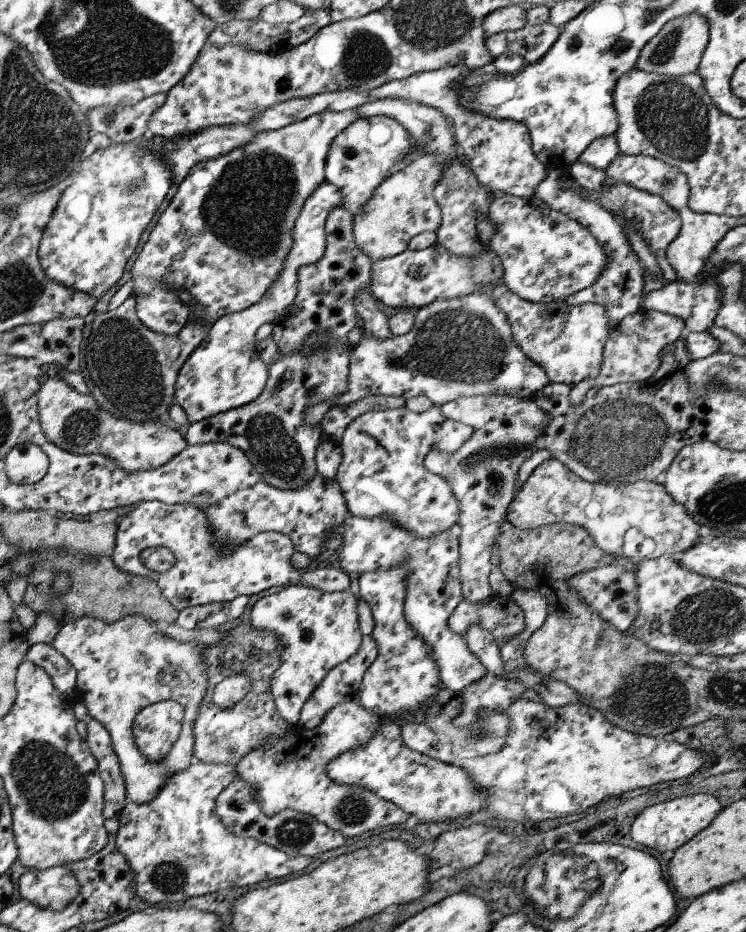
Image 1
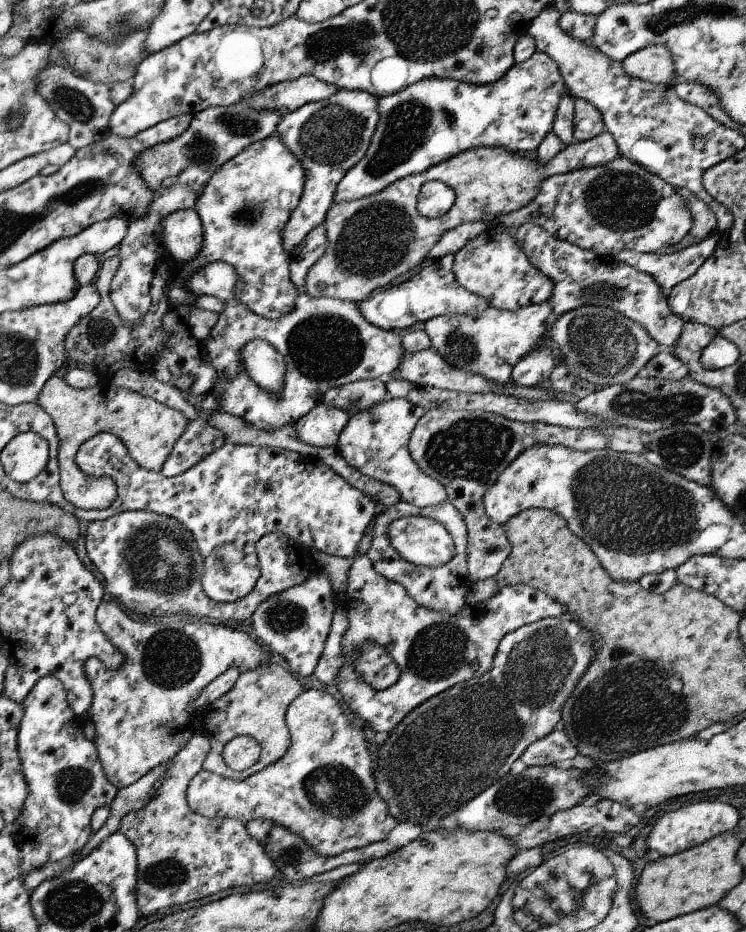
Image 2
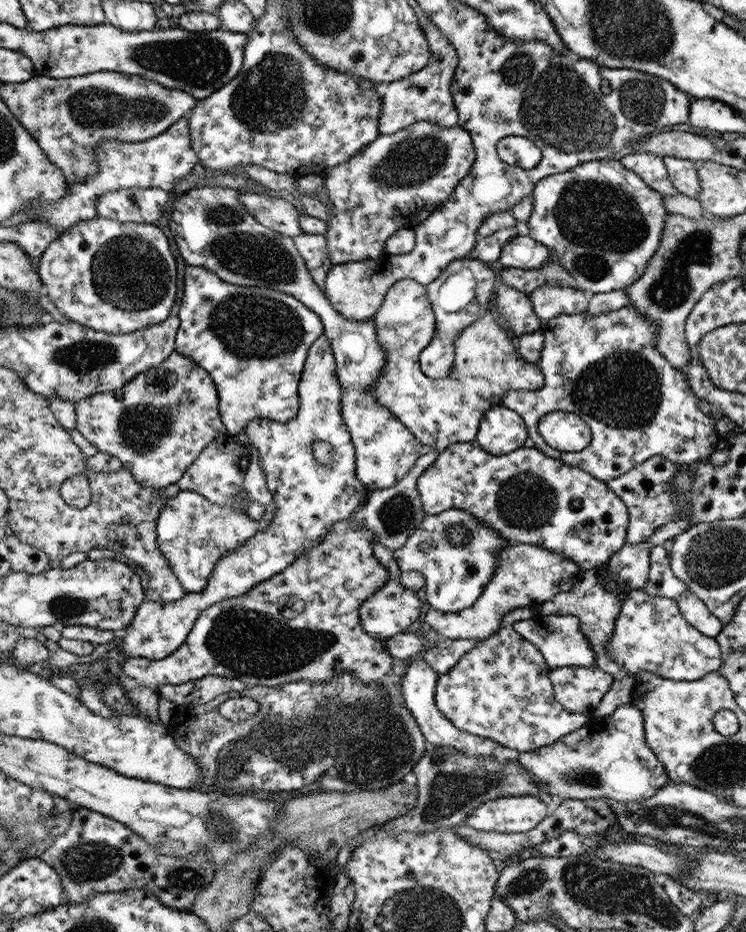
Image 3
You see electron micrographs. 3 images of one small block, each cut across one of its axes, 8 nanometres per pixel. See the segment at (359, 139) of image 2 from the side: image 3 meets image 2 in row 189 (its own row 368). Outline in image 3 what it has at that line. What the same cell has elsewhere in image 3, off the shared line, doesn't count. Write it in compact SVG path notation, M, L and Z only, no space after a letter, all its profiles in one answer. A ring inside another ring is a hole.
M321 334L311 343L302 369L297 415L285 423L254 419L242 431L249 440L249 447L259 454L266 485L273 496L275 516L270 526L247 539L243 546L227 551L215 563L205 590L186 593L173 602L143 601L131 619L131 628L124 628L119 634L122 658L161 660L177 651L203 609L220 600L242 595L259 581L286 570L301 553L318 546L334 523L349 519L367 503L371 491L355 476L354 445L341 407L343 394L334 357L325 335ZM315 442L331 446L331 459L327 463L315 463Z

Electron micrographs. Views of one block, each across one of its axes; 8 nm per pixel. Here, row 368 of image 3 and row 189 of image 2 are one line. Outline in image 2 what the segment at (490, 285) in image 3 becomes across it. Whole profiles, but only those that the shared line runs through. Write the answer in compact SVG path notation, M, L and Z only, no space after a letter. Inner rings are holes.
M428 181L418 191L416 211L432 219L441 216L454 202L454 193L449 186L438 181Z

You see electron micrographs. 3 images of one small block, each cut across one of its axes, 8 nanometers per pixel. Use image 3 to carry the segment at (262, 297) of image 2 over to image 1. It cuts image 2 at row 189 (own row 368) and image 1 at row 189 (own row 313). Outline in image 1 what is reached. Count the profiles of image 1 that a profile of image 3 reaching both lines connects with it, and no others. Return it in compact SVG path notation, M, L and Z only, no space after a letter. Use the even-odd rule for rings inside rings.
M353 109L320 112L319 114L309 116L309 118L305 120L288 124L286 127L277 130L259 131L255 139L251 140L249 144L245 144L245 146L241 146L241 148L233 148L231 152L227 152L227 154L223 154L223 156L218 156L217 159L206 160L205 163L195 163L195 166L189 171L186 178L177 186L177 191L160 214L157 222L155 222L155 226L153 226L153 229L147 236L147 241L143 244L141 251L137 254L137 258L131 266L131 270L129 270L129 272L131 272L132 292L137 300L137 317L142 321L142 324L146 325L151 332L169 336L176 335L179 330L187 324L189 312L191 312L191 310L187 308L187 304L183 304L183 302L180 302L179 298L175 296L177 290L189 292L189 296L205 310L205 326L209 327L220 316L241 312L246 308L253 307L255 302L259 302L261 296L266 295L267 291L274 286L283 268L286 267L286 256L294 244L294 224L298 220L298 216L303 208L303 203L318 190L319 184L323 184L323 181L326 180L325 164L326 155L329 154L330 144L343 128L347 128L359 117Z

